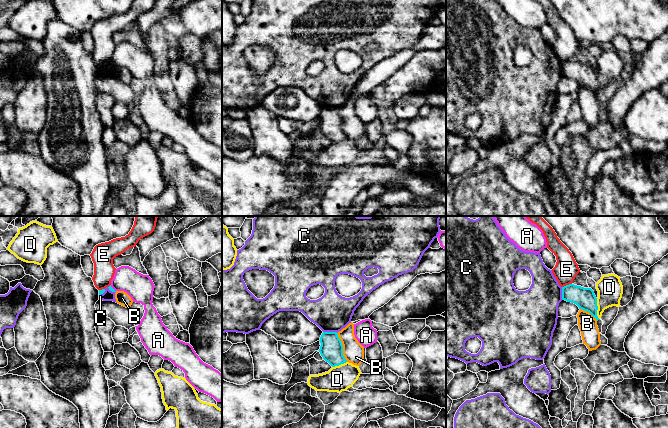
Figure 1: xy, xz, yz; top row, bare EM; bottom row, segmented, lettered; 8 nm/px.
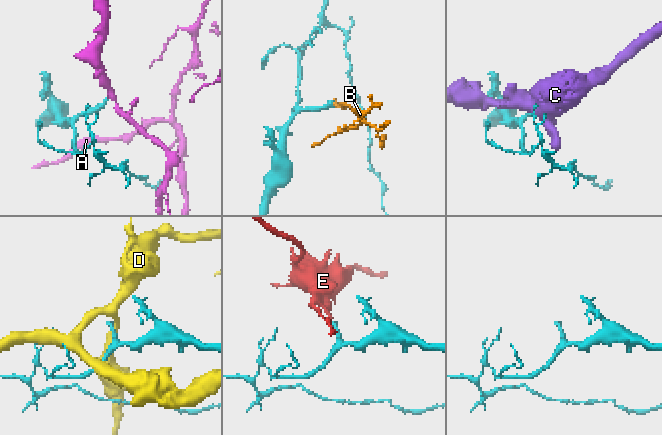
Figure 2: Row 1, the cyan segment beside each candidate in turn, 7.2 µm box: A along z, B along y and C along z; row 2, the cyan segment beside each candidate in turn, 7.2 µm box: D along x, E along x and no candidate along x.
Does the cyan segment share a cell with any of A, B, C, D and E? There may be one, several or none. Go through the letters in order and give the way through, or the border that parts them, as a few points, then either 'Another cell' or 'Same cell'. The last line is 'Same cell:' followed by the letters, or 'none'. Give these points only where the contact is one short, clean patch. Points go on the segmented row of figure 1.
A: Another cell
B: Boundary: xz (336, 333), (342, 345), (342, 355), (347, 361). Another cell
C: Boundary: xz (323, 331), (337, 332). Another cell
D: Boundary: yz (596, 298), (597, 316), (599, 318). Another cell
E: Boundary: yz (571, 283), (562, 287). Another cell
Same cell: none

